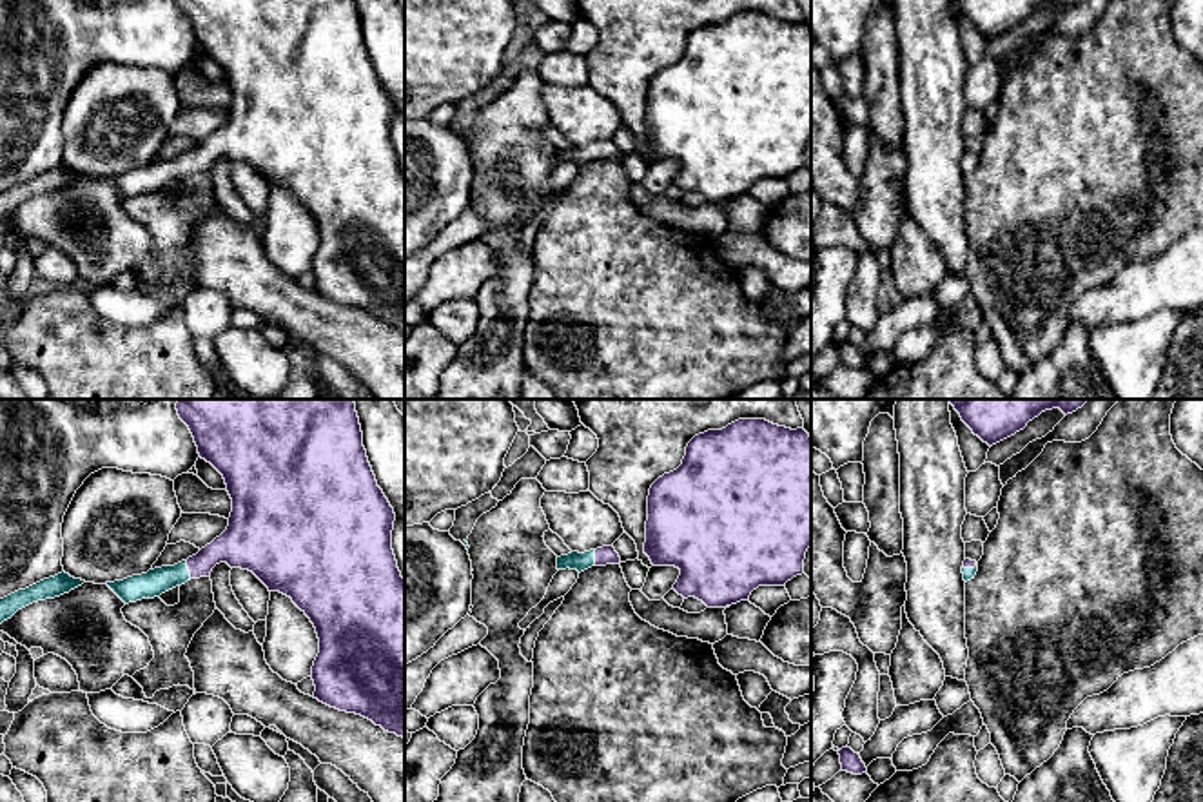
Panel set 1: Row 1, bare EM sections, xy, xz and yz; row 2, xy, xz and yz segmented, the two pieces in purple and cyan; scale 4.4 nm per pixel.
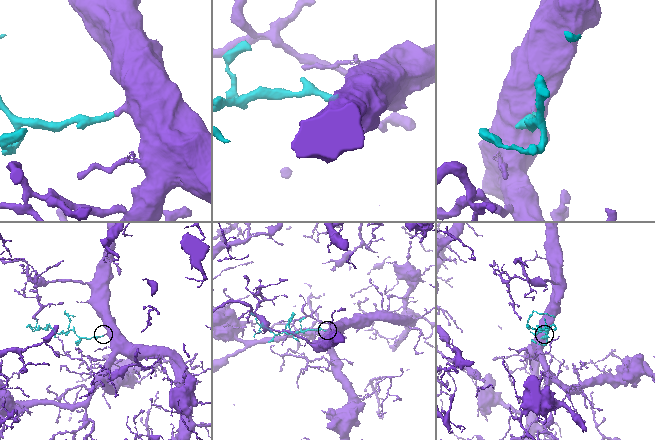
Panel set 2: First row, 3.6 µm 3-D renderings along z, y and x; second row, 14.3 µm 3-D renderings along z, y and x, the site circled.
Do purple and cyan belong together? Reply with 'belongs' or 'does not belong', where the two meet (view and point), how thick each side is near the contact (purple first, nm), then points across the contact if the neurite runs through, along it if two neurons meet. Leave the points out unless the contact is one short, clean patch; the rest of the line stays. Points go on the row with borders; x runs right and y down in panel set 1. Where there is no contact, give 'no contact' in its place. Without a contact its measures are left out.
belongs; contact xy (189, 570); calibres 190 and 120 nm; way xy (240, 547), (222, 548), (189, 570), (156, 581)

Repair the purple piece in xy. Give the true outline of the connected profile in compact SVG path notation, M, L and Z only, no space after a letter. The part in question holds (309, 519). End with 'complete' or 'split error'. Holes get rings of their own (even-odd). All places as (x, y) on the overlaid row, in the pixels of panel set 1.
M178 399L176 410L200 457L225 479L232 499L229 526L187 561L107 586L129 604L209 577L220 562L252 572L269 592L290 597L316 628L319 653L310 675L314 699L405 738L405 579L392 550L396 513L368 463L354 399Z; split error

